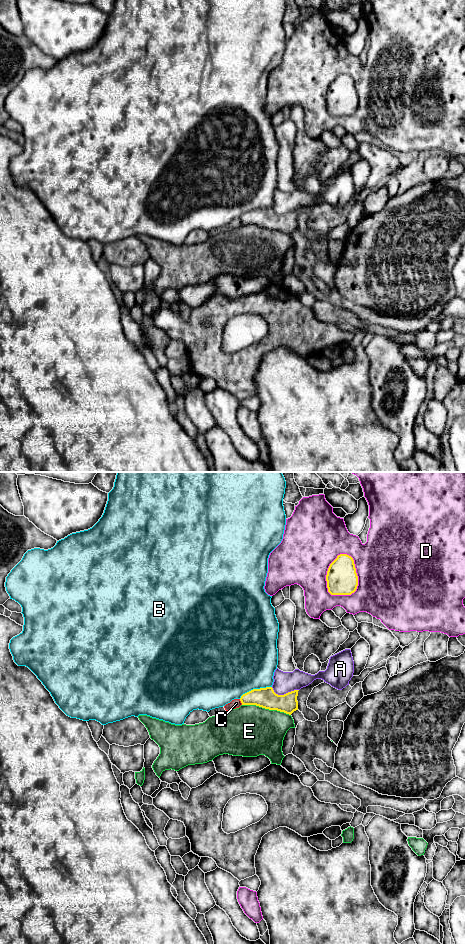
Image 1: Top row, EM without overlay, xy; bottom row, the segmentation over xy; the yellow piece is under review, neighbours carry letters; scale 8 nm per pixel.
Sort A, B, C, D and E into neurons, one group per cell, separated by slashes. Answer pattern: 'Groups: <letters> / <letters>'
Groups: A / B / C / D / E

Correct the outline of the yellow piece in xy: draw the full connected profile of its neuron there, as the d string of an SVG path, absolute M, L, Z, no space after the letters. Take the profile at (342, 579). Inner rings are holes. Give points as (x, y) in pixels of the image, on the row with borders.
M347 554L338 555L328 568L326 581L331 595L354 593L358 586L358 576L353 558Z

